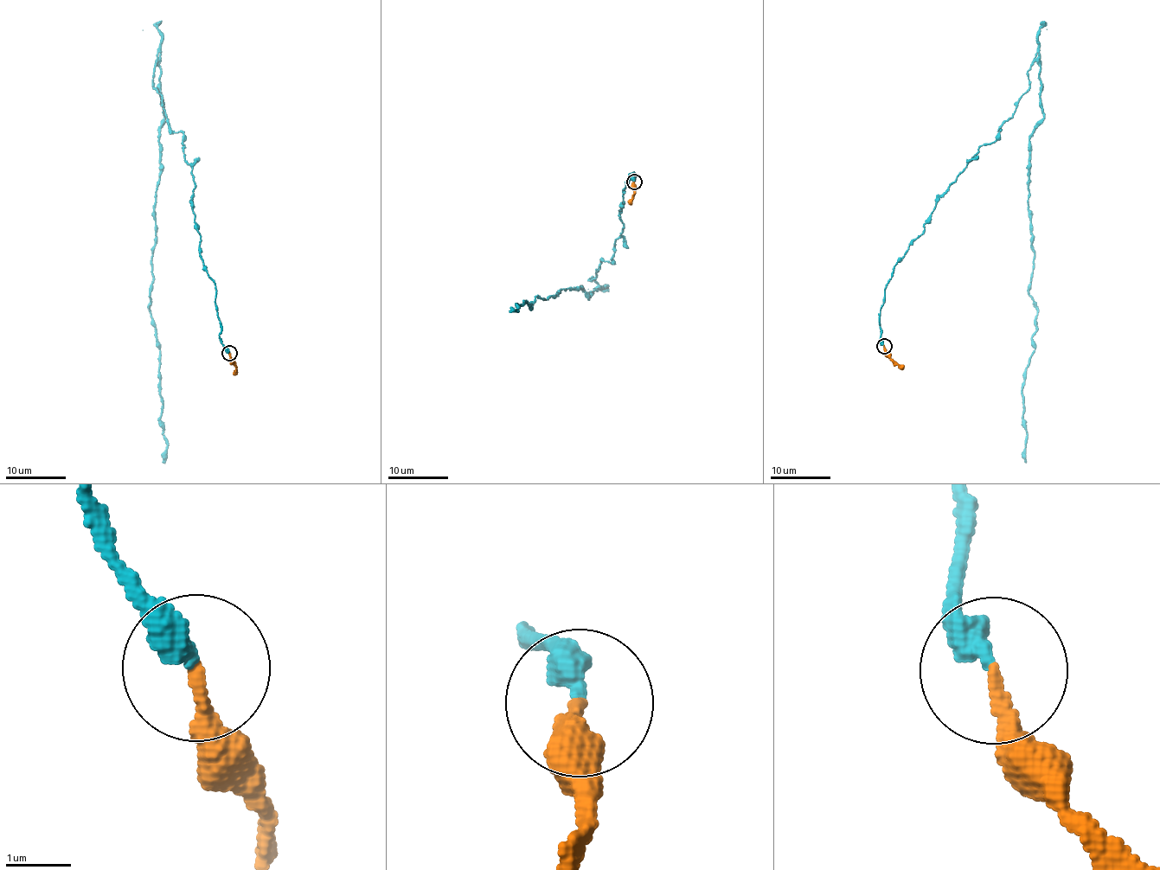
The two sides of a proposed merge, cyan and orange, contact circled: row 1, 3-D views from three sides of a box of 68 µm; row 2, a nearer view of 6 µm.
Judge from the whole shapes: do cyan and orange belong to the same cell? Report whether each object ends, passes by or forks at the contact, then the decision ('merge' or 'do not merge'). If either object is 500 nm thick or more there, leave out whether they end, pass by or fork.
cyan ends | orange ends | do not merge

